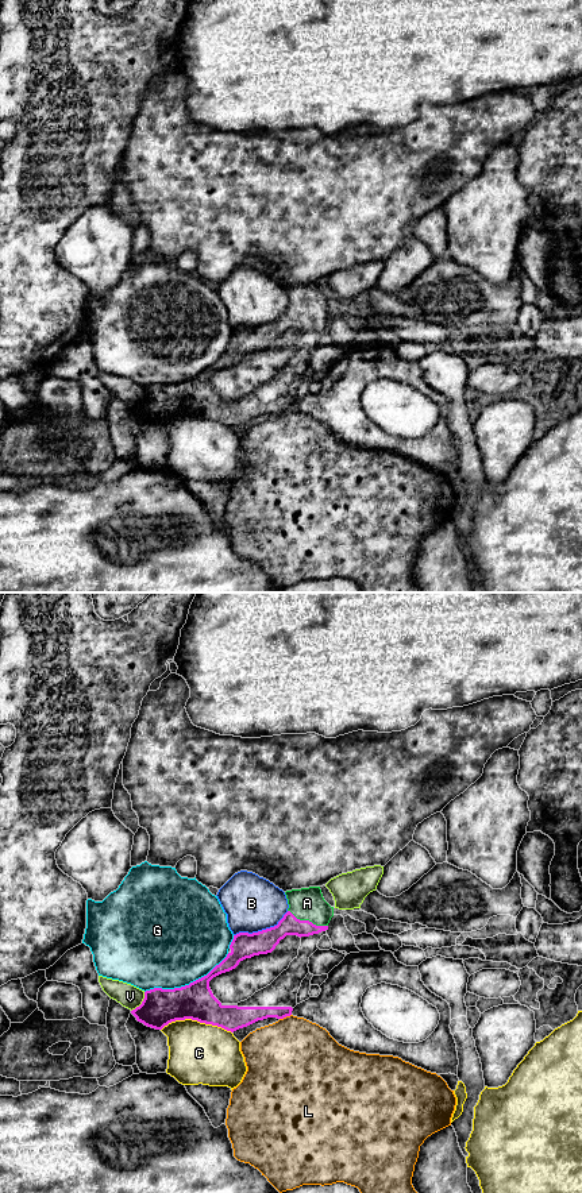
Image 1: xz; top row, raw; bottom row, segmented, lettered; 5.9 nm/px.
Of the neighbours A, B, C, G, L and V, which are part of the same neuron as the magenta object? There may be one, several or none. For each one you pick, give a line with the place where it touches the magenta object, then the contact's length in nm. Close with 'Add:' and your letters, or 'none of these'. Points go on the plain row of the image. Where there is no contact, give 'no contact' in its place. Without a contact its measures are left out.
A: meets magenta in xz at (308, 316); contact 260 nm long
Add: A

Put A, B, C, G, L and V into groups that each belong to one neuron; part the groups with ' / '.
A / B / C / G / L / V

